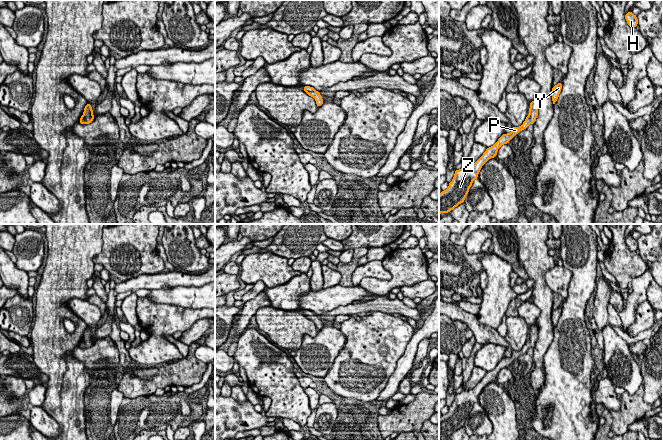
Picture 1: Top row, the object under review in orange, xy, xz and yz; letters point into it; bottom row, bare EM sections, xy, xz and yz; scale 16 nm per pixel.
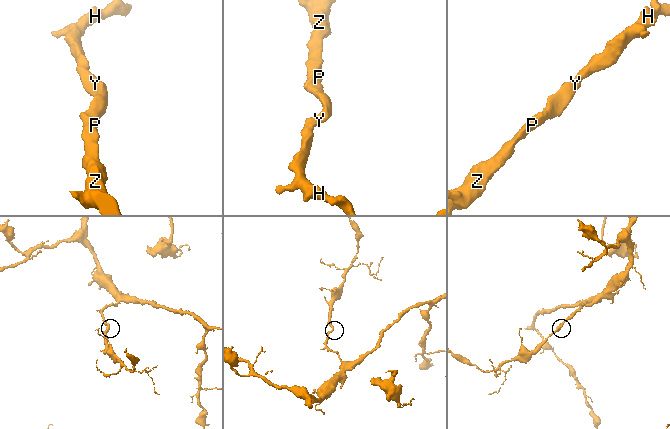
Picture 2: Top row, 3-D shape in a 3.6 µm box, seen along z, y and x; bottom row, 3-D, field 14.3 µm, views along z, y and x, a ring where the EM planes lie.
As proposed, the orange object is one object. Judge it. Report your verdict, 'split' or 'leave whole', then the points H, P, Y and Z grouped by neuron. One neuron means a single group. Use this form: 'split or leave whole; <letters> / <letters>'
leave whole; H P Y Z

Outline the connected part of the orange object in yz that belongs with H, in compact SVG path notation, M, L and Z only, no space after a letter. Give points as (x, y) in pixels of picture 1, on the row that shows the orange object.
M629 11L628 13L626 13L625 20L627 21L627 23L628 23L628 25L630 27L635 28L638 25L637 16L634 15L631 11Z

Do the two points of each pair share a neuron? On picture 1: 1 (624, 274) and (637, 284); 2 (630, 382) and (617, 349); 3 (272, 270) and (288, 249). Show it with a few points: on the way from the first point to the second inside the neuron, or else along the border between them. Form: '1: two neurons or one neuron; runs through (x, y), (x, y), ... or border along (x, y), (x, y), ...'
1: two neurons; border along (647, 268), (630, 282)
2: one neuron; runs through (626, 374), (617, 357)
3: two neurons; border along (260, 252), (273, 252), (287, 259)

